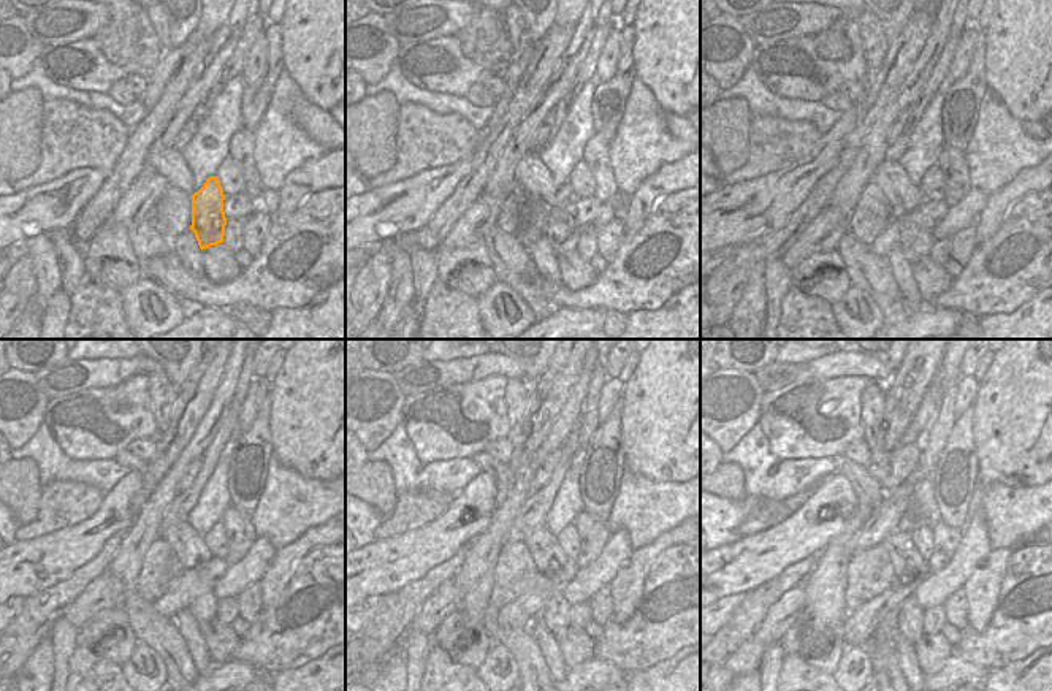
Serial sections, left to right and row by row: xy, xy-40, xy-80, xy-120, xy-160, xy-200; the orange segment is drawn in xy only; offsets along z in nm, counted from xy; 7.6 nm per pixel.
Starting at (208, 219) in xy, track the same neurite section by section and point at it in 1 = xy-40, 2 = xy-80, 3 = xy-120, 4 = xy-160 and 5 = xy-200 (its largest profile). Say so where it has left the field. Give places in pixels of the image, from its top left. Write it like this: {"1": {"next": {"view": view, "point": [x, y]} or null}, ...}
{"1": {"next": {"view": "xy-40", "point": [561, 230]}}, "2": {"next": {"view": "xy-80", "point": [916, 240]}}, "3": {"next": {"view": "xy-120", "point": [205, 607]}}, "4": {"next": {"view": "xy-160", "point": [555, 617]}}, "5": {"next": {"view": "xy-200", "point": [910, 617]}}}

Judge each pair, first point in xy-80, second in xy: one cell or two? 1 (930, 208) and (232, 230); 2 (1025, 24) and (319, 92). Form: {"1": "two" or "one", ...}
{"1": "two", "2": "one"}

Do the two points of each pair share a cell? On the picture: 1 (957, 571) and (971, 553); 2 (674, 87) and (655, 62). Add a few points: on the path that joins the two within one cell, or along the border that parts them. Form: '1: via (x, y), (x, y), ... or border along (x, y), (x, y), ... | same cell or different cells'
1: via (962, 566), (967, 558) | same cell
2: via (672, 81), (659, 68) | same cell

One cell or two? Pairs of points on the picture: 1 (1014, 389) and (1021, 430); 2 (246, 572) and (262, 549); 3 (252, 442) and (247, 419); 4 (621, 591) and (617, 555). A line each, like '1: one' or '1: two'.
1: one
2: one
3: two
4: two

